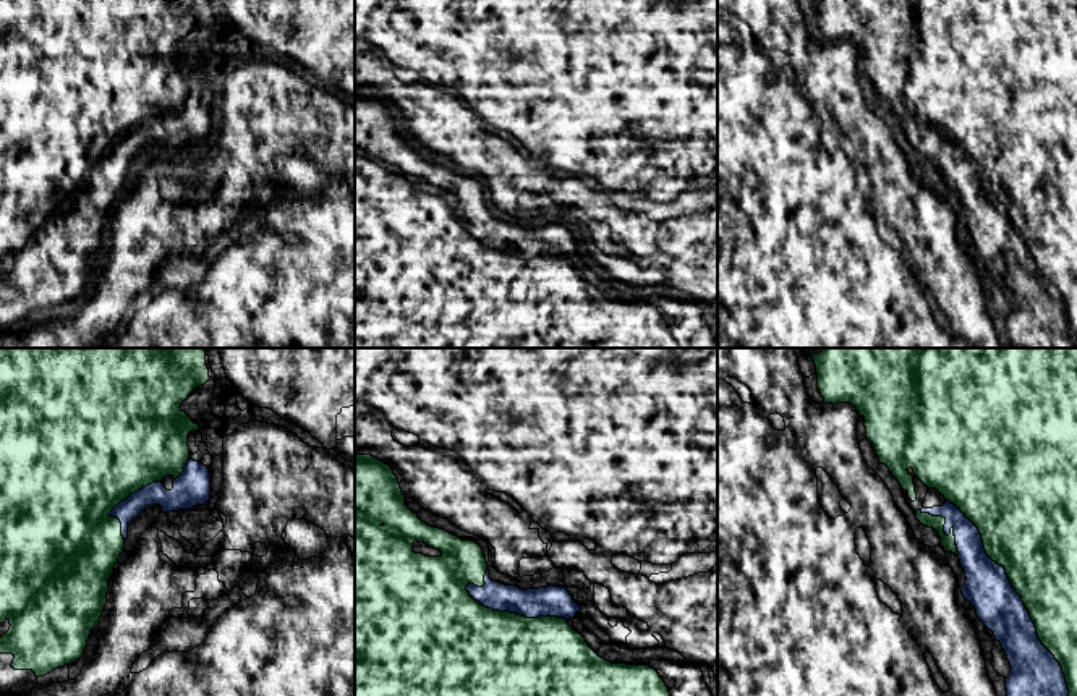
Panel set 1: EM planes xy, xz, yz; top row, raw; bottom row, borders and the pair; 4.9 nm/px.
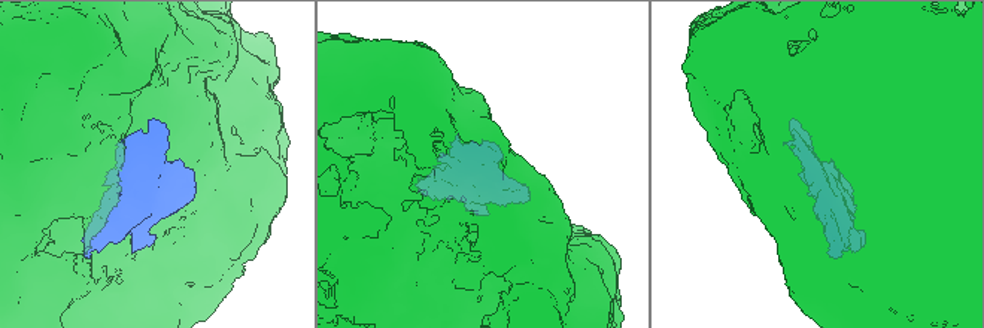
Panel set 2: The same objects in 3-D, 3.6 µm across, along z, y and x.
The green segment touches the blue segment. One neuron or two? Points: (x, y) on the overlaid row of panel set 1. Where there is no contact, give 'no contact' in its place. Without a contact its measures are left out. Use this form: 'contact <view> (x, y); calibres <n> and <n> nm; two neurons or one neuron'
contact yz (1019, 594); calibres 380 and 220 nm; one neuron

